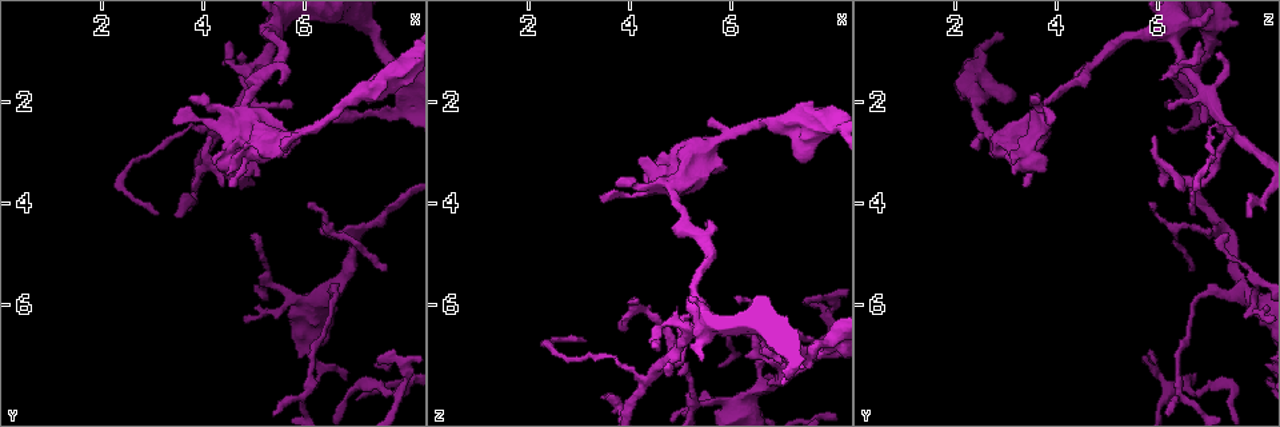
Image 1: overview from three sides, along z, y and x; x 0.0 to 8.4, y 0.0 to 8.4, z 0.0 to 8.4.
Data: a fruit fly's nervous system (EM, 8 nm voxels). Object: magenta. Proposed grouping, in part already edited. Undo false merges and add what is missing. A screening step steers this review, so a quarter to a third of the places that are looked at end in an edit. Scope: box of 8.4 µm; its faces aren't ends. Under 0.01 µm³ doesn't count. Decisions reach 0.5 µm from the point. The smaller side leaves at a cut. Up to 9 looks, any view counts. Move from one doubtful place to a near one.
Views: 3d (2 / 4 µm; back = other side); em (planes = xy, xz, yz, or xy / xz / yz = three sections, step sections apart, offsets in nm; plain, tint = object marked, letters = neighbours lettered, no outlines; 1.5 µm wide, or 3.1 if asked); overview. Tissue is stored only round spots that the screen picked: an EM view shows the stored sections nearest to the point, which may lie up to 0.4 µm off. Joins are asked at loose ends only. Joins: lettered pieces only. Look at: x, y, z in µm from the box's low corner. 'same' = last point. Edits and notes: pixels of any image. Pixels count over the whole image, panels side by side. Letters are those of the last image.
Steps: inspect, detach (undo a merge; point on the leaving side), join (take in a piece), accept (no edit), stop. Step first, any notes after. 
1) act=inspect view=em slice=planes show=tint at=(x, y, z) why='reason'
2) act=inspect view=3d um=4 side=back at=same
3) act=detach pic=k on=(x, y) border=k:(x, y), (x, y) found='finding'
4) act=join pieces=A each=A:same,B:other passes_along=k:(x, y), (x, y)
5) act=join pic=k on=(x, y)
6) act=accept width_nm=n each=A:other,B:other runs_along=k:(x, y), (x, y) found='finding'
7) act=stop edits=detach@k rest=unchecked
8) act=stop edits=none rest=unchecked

act=inspect view=em slice=planes show=letters at=(7.05, 7.60, 7.40) why='abrupt turn'

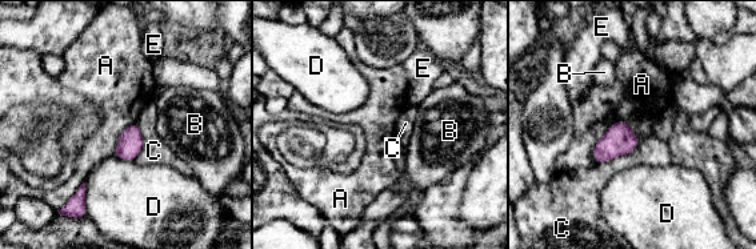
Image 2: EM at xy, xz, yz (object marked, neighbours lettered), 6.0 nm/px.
act=accept each=A:other,B:other,C:other,D:other,E:other border=2:(623, 119), (596, 143), (595, 163) found='continuous, no second neuron'

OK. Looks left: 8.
act=inspect view=em slice=yz step=8 show=letters at=(5.00, 4.60, 7.35)

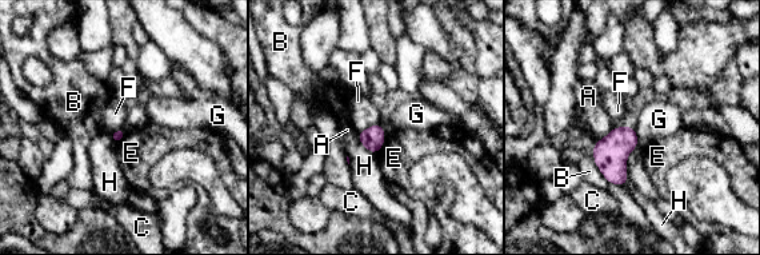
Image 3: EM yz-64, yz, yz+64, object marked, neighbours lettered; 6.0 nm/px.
act=accept each=A:other,B:other,C:other,E:other,F:other,G:other,H:other border=3:(379, 123), (358, 132) found='no lettered piece goes on from it'

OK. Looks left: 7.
act=inspect view=3d um=2 at=(5.60, 3.00, 2.50) why='thin end'

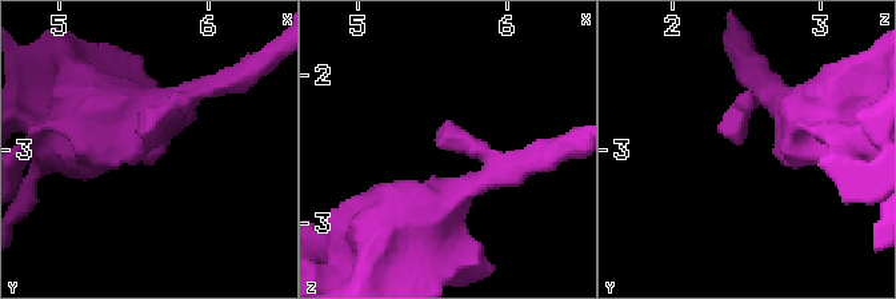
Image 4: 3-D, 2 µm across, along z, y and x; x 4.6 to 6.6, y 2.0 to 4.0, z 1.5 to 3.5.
act=inspect view=em slice=xy step=8 show=letters at=(5.58, 2.96, 2.48) arm_widths_nm=170,600

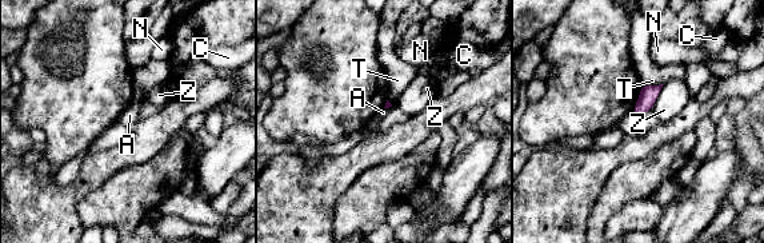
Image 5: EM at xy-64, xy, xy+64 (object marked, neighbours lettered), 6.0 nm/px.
act=accept each=A:other,C:other,N:other,T:other,Z:other border=5:(664, 84), (652, 108) found='no lettered piece goes on from it'

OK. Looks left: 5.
act=inspect view=3d um=2 side=back at=(3.10, 4.20, 6.70) why='tapers out'

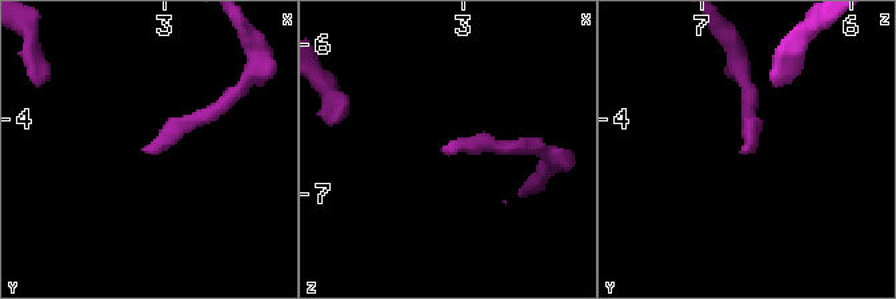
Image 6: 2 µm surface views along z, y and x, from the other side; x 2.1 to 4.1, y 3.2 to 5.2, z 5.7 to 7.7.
act=inspect view=em slice=planes show=letters at=(3.14, 4.20, 6.70)

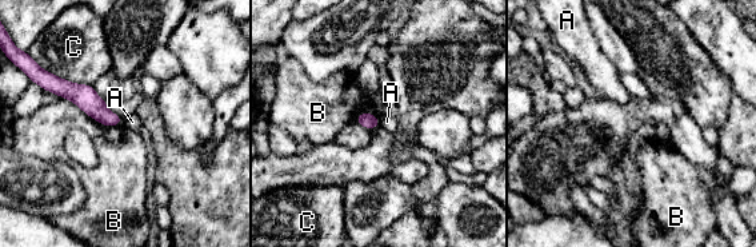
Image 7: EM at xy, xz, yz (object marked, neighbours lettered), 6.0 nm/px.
act=accept width_nm=90 each=A:other,B:other,C:other found='none of them fits'

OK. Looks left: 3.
act=stop edits=none rest=unchecked

